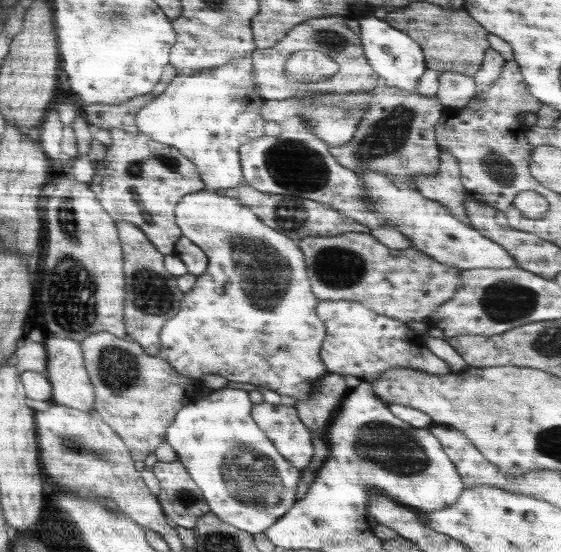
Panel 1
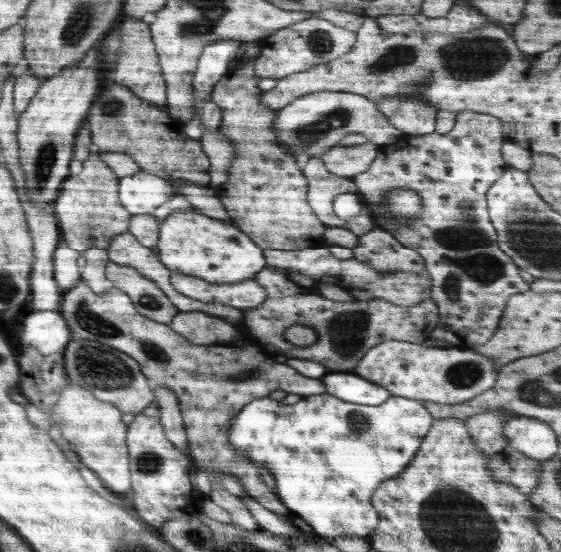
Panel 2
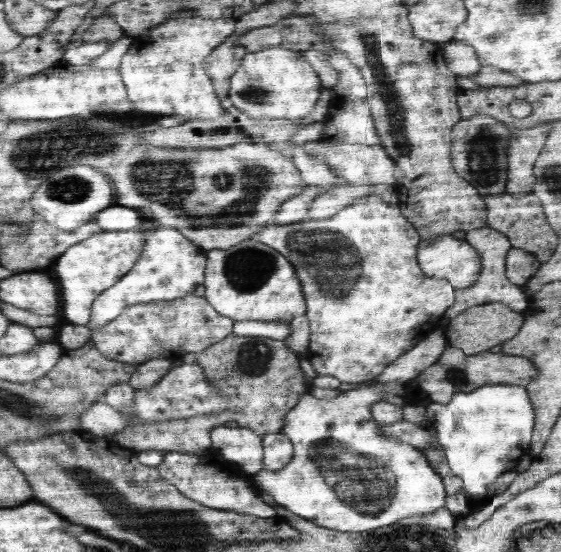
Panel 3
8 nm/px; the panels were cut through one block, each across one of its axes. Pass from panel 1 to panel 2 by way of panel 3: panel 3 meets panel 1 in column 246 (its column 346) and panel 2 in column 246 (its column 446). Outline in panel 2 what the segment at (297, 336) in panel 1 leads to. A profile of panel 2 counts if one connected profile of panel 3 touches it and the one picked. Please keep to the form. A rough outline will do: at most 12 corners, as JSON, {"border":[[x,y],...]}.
{"border":[[172,272],[176,292],[240,312],[266,298],[254,278],[214,285]]}

